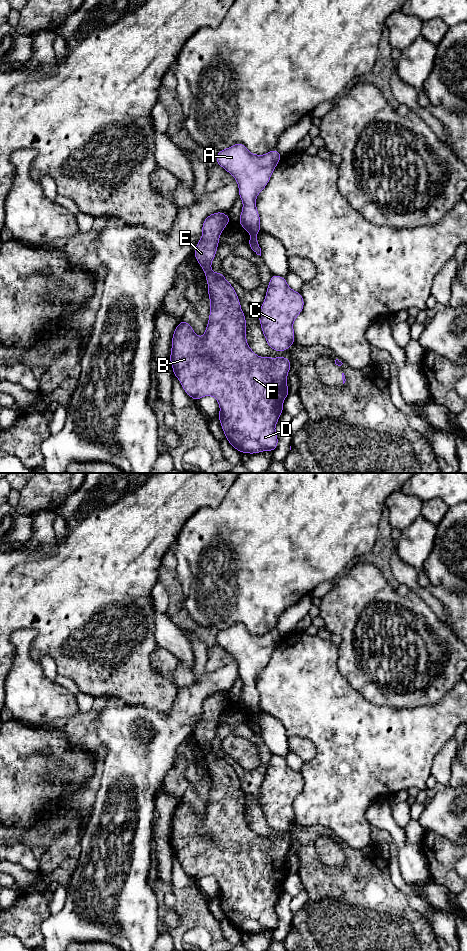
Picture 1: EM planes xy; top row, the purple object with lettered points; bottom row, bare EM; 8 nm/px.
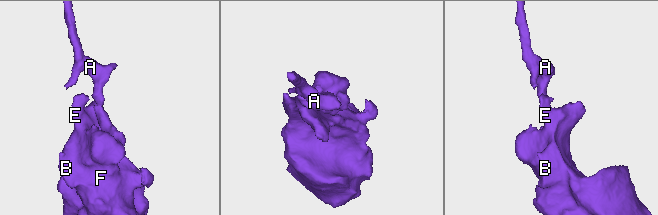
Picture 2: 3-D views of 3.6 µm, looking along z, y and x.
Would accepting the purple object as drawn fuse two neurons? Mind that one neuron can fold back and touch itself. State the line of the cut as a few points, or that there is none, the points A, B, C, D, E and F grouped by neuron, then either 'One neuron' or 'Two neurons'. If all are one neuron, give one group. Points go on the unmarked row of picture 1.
Split along xy (252, 715), (255, 716). Groups: A / B C D E F. Two neurons

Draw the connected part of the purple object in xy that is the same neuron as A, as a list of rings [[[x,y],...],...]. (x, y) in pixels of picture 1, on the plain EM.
[[[242,623],[217,633],[217,644],[233,655],[238,663],[239,677],[243,682],[239,703],[252,716],[261,710],[256,678],[268,664],[281,638],[276,629],[264,635],[256,635],[249,632]]]

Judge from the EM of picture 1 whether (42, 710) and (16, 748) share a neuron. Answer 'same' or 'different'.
different

